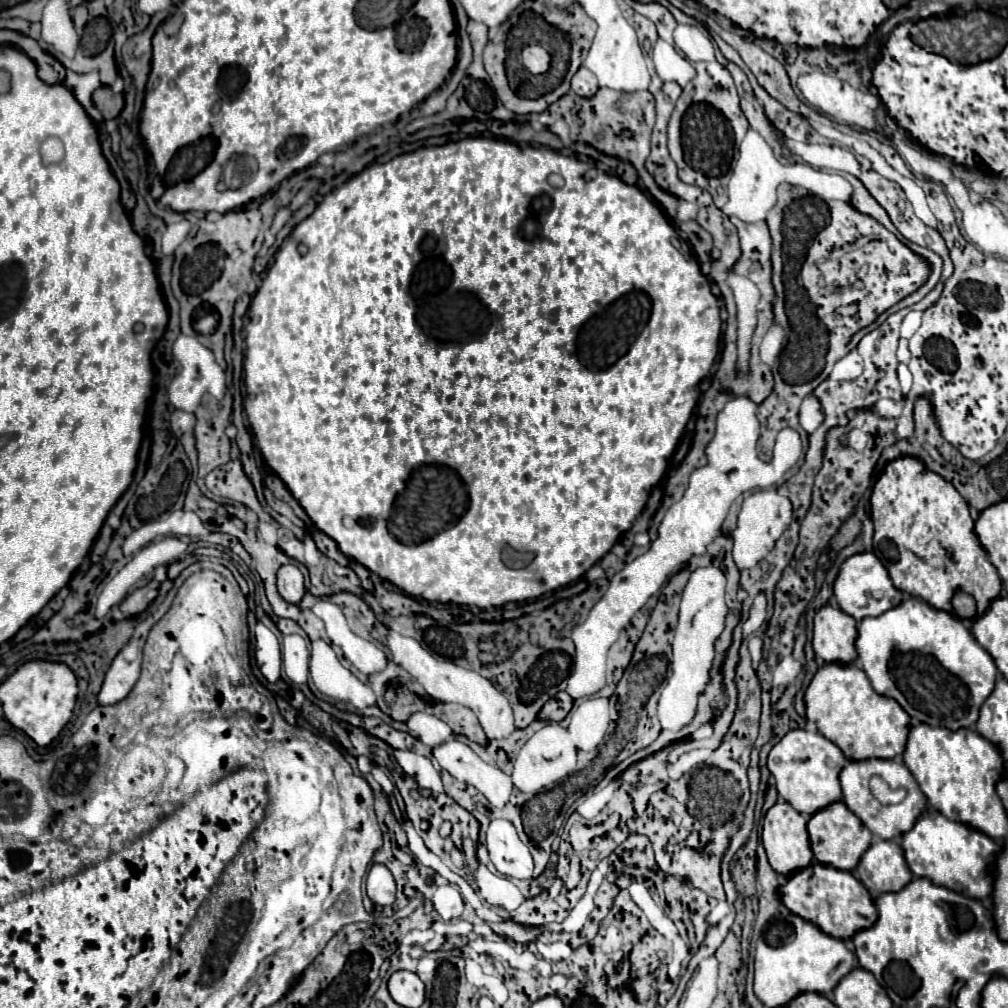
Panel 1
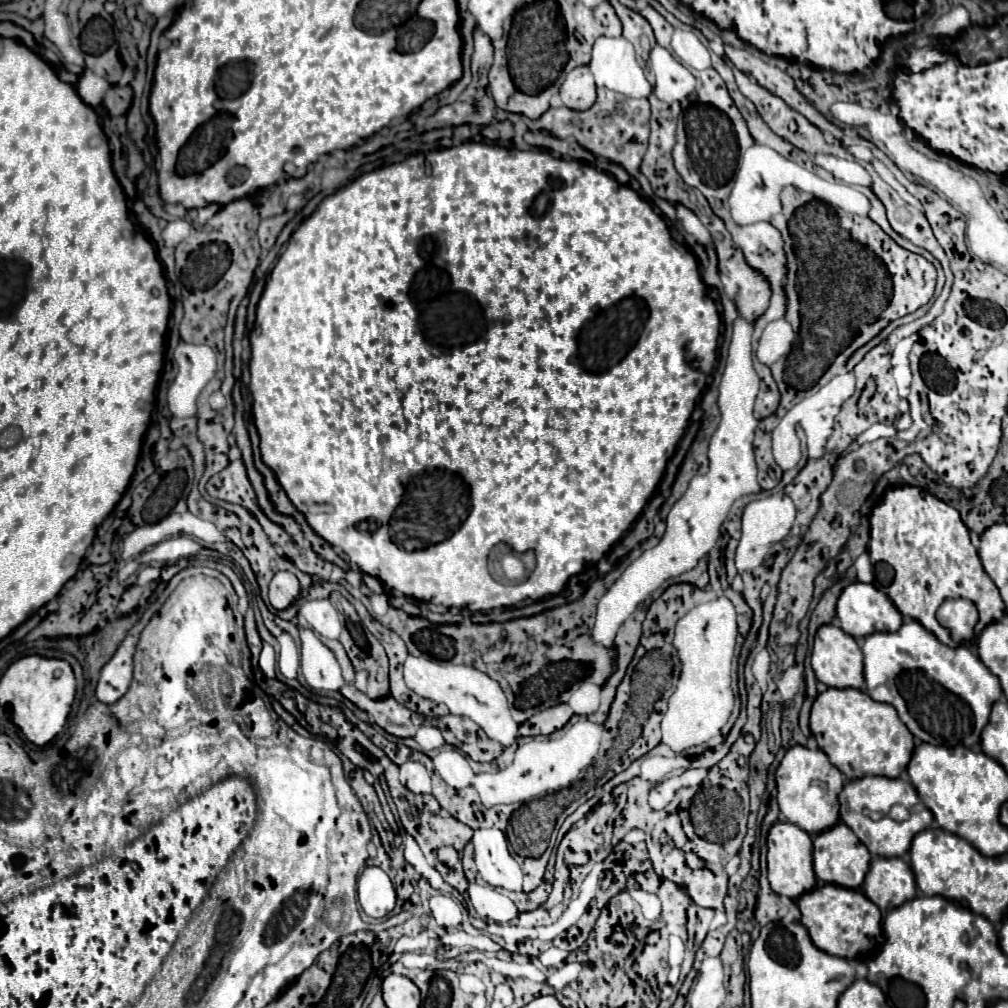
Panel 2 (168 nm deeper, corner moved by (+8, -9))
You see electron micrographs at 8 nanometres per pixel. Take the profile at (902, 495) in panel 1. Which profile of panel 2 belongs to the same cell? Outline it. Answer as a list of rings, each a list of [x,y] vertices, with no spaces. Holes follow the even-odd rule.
[[[916,486],[890,488],[884,494],[884,500],[872,510],[870,528],[872,530],[870,530],[870,546],[868,546],[870,552],[868,554],[870,554],[872,566],[874,566],[874,578],[876,578],[874,586],[878,590],[882,590],[892,600],[892,604],[900,610],[902,616],[918,620],[942,644],[952,644],[950,630],[942,628],[936,620],[936,610],[946,598],[972,600],[980,612],[980,622],[978,622],[980,632],[988,624],[998,622],[1006,616],[1006,608],[1004,608],[1004,602],[1000,598],[1000,592],[998,592],[996,584],[990,580],[990,576],[986,576],[982,562],[978,558],[978,552],[970,542],[968,528],[962,524],[960,514],[952,506],[948,506],[946,502],[938,500],[930,492],[924,492],[922,488],[916,488]]]

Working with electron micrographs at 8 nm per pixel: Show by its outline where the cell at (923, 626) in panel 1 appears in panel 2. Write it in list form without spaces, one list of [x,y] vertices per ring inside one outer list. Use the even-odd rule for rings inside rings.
[[[904,618],[904,624],[898,632],[876,632],[866,636],[862,642],[864,654],[864,678],[868,696],[876,702],[884,702],[896,708],[900,720],[908,726],[916,740],[932,746],[966,746],[970,750],[980,748],[980,734],[988,724],[992,704],[1002,698],[1000,680],[982,664],[982,660],[970,652],[966,646],[946,646],[926,630],[916,620]]]

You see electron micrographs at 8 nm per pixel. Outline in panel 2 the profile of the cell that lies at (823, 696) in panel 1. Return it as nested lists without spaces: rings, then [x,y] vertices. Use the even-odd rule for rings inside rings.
[[[828,688],[822,692],[812,706],[810,730],[830,762],[846,774],[848,780],[864,776],[898,778],[914,752],[914,736],[902,724],[894,706],[876,702],[866,692],[854,688]]]

